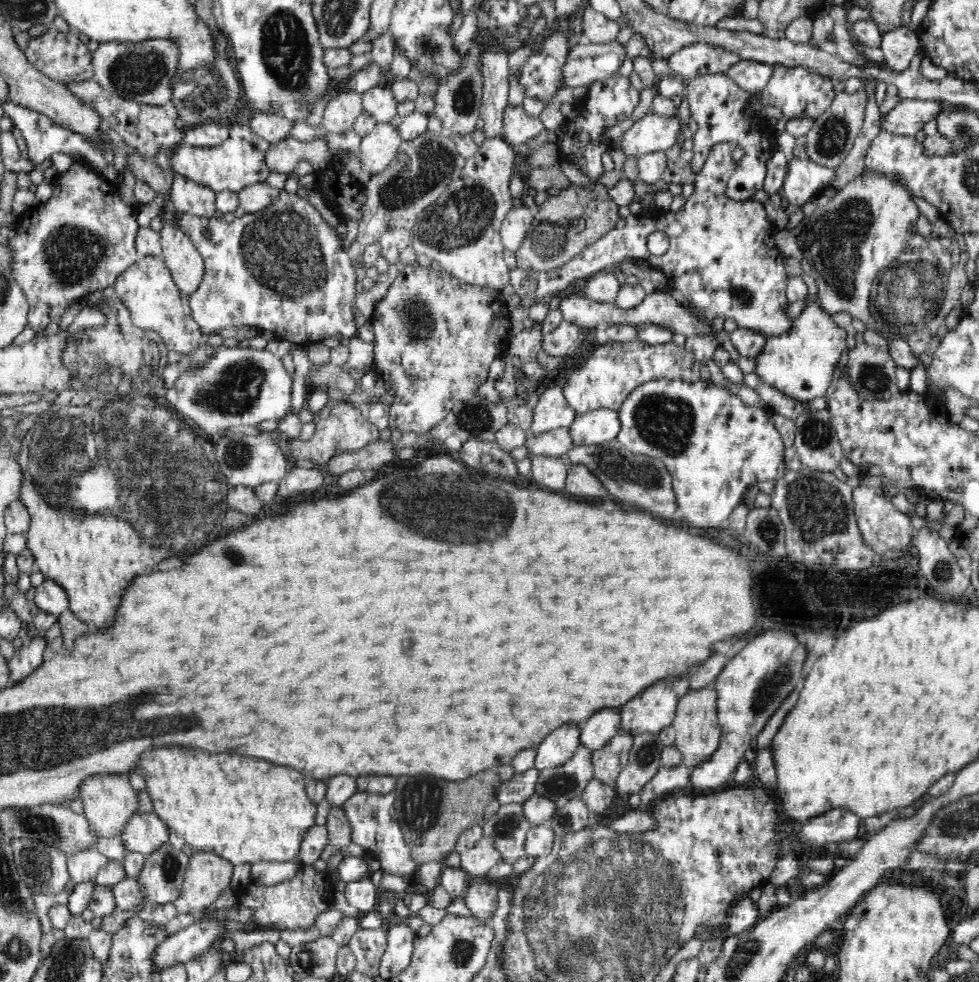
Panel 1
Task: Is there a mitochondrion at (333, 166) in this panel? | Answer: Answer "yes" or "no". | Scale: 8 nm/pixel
no

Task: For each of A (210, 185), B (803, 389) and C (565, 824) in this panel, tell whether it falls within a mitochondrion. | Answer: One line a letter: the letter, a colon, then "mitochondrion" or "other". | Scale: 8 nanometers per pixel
A: other
B: other
C: mitochondrion

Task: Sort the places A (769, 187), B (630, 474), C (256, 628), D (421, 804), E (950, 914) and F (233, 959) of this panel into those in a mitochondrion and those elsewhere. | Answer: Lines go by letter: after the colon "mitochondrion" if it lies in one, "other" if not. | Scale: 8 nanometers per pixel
A: other
B: mitochondrion
C: other
D: mitochondrion
E: other
F: other

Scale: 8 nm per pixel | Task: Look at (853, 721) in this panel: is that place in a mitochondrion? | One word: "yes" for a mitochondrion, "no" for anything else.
no

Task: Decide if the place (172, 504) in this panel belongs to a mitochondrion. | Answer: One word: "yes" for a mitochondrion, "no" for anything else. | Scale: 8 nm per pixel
yes

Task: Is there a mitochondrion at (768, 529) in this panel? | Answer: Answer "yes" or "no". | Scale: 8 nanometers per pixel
yes

